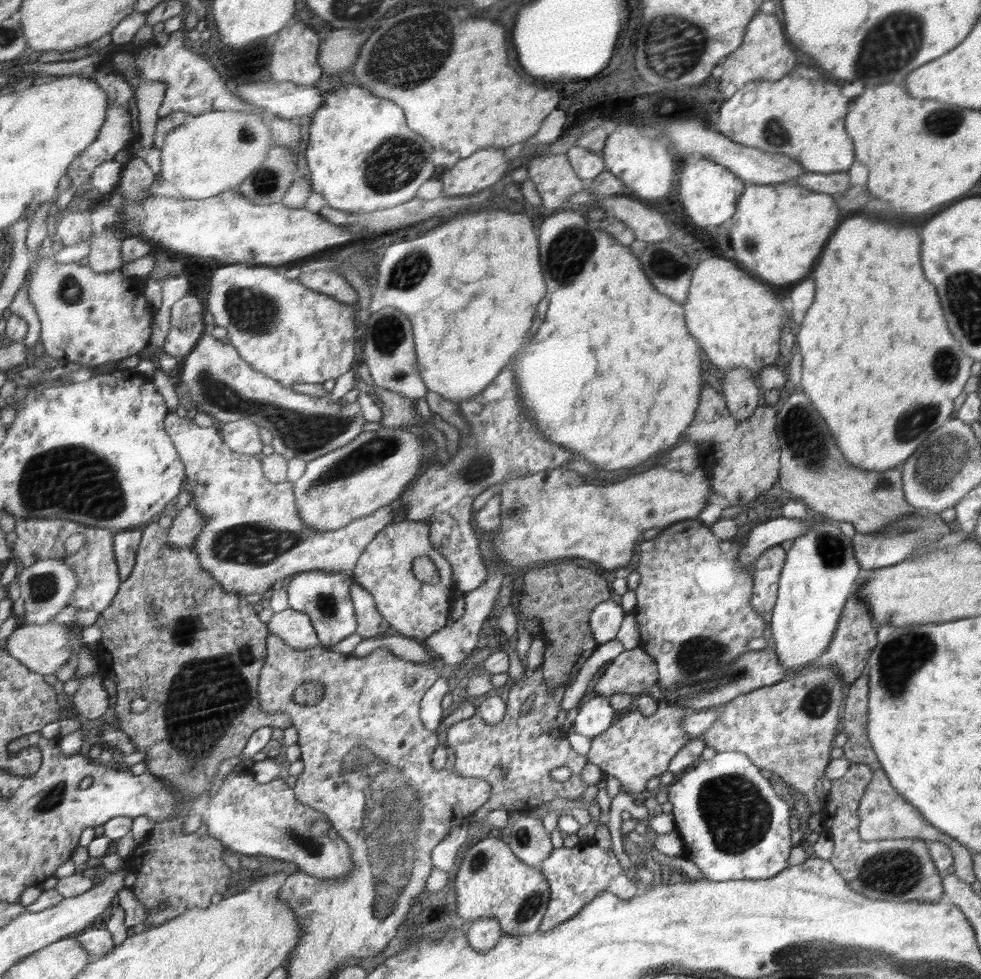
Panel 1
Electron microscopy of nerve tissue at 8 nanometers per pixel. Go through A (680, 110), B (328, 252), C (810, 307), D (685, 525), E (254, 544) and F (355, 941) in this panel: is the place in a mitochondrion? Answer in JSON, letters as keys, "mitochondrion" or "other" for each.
{"A":"other","B":"other","C":"other","D":"other","E":"mitochondrion","F":"other"}

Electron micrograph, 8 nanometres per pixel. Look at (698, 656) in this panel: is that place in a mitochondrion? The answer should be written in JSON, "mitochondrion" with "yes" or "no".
{"mitochondrion":"yes"}

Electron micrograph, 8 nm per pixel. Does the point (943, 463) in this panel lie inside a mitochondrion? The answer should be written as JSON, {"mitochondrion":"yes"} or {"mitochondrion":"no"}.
{"mitochondrion":"yes"}

